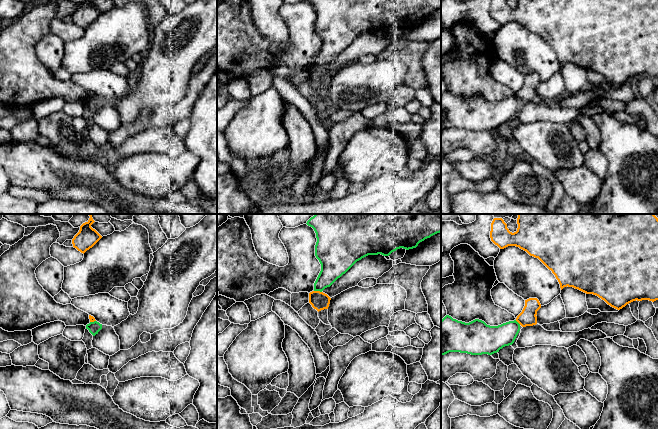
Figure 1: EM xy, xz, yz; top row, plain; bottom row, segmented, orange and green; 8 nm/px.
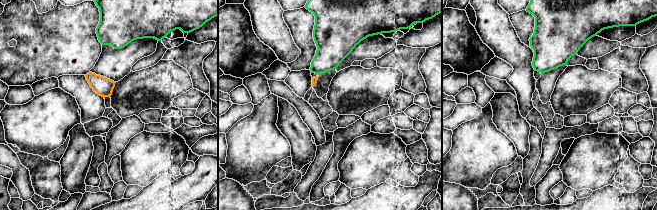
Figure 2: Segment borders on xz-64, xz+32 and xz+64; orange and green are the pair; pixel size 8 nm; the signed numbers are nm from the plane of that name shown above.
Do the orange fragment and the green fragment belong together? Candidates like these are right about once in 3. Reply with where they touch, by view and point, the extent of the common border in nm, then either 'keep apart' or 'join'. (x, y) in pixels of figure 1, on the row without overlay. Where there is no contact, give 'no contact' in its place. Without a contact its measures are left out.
xz (318, 67) | 70 nm | keep apart

